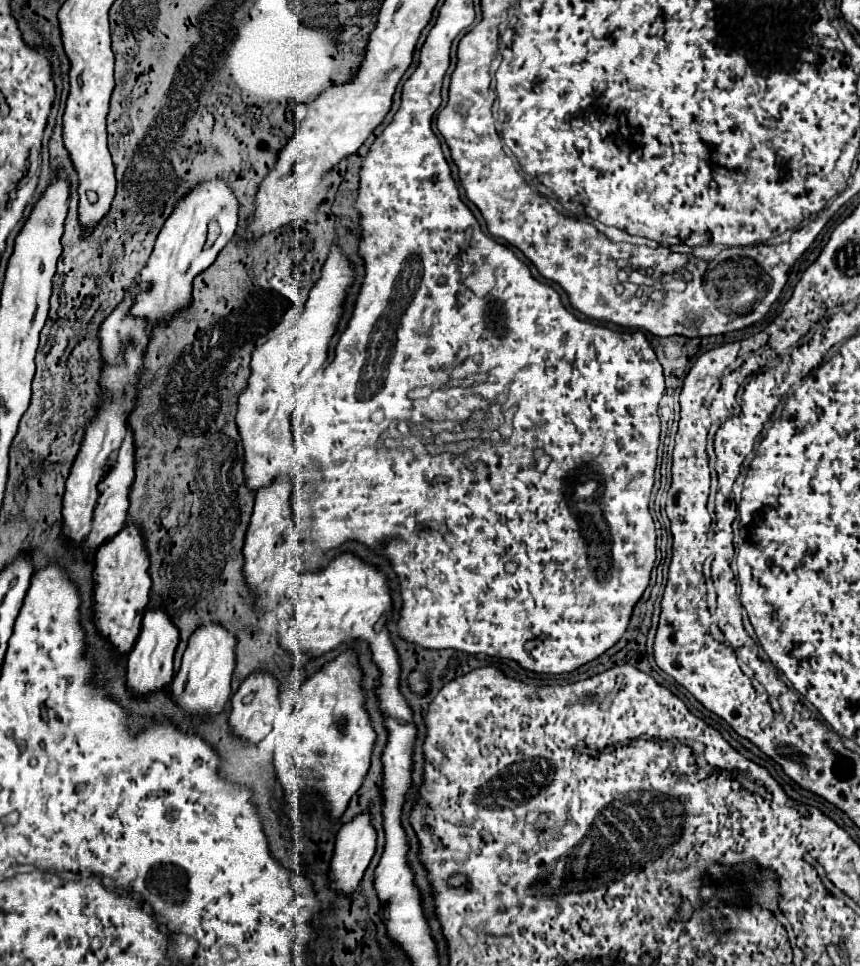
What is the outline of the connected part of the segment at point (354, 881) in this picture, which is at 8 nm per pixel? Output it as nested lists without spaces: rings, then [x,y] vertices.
[[[363,810],[357,816],[353,816],[347,824],[343,824],[337,832],[337,840],[335,840],[335,854],[331,860],[331,888],[339,890],[341,894],[351,894],[357,890],[363,872],[367,870],[375,848],[377,848],[377,832],[371,824],[371,812]]]

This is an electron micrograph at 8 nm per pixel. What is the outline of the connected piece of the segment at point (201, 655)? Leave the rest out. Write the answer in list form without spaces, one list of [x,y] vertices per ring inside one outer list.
[[[211,622],[211,624],[201,624],[189,638],[187,650],[183,654],[183,664],[181,670],[177,672],[173,684],[171,684],[171,692],[173,692],[173,700],[185,708],[187,712],[195,712],[195,714],[217,714],[225,708],[229,696],[231,696],[231,674],[235,668],[235,650],[237,650],[237,636],[227,630],[223,624],[219,622]]]

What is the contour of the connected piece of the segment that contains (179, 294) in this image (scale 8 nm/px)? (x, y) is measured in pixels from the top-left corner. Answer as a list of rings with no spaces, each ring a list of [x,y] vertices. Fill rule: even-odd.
[[[225,176],[211,178],[207,182],[199,182],[197,186],[193,186],[193,190],[189,190],[175,204],[173,212],[165,220],[157,236],[153,254],[147,266],[141,270],[139,278],[141,282],[151,284],[151,290],[143,290],[137,296],[133,306],[133,316],[143,316],[149,318],[151,324],[157,324],[165,320],[169,314],[189,306],[193,278],[205,268],[209,268],[215,262],[219,250],[225,248],[225,244],[233,238],[237,228],[237,214],[239,214],[239,202]],[[211,222],[217,222],[219,236],[215,238],[213,244],[207,244]]]

